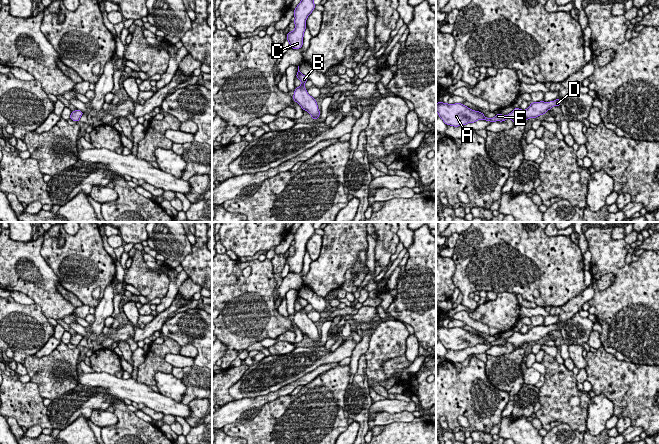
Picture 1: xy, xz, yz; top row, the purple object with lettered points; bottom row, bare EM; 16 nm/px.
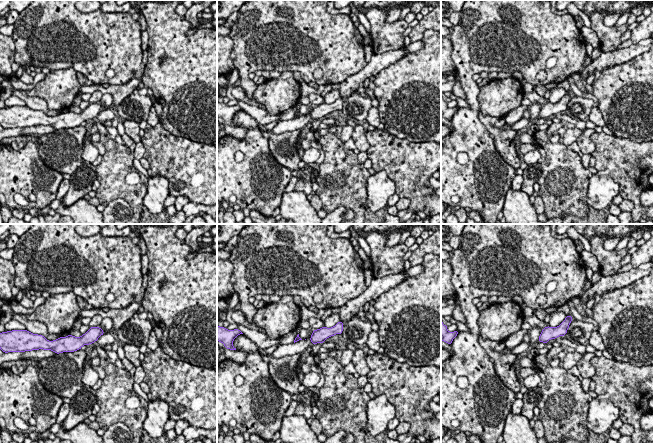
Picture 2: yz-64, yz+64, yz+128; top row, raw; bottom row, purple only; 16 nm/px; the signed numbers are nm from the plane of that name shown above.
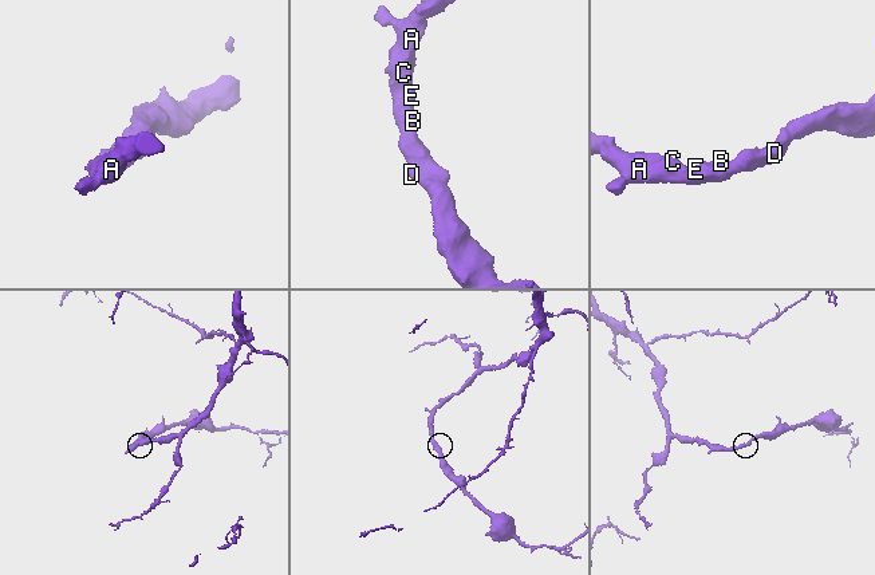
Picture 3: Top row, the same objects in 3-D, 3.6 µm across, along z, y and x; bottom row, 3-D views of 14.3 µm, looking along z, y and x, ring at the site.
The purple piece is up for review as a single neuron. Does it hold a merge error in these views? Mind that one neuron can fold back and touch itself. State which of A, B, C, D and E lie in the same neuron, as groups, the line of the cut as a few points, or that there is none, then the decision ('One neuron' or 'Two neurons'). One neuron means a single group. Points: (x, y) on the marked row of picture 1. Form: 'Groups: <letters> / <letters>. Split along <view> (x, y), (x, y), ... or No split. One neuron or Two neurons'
Groups: A B C D E. No split. One neuron

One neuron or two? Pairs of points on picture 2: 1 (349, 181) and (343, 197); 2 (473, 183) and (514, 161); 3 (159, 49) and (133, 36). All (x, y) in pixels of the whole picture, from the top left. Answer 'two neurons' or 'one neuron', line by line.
1: one neuron
2: two neurons
3: two neurons

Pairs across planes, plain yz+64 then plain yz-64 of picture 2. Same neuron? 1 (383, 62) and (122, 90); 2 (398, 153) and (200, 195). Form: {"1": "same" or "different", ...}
{"1": "same", "2": "same"}

